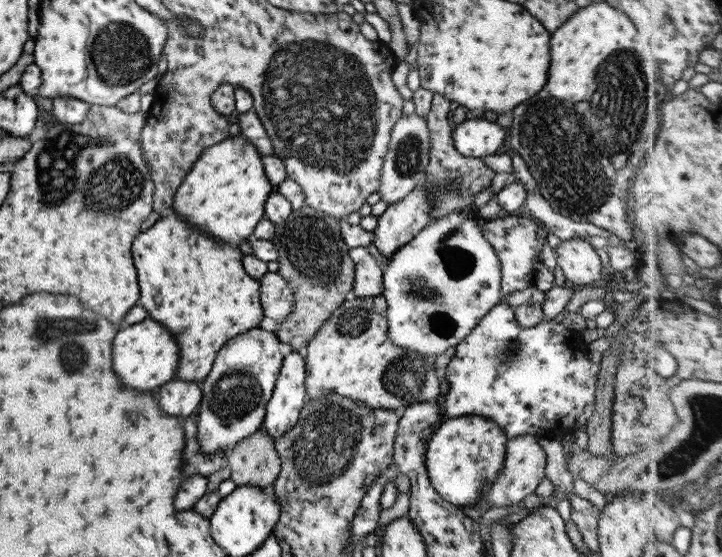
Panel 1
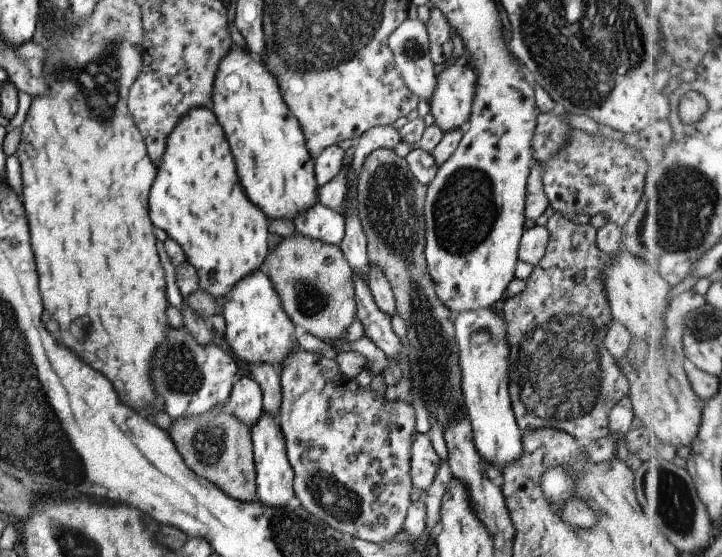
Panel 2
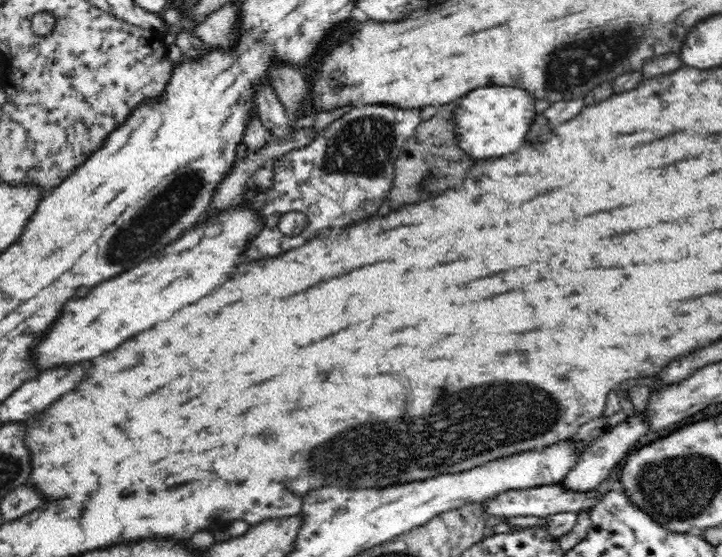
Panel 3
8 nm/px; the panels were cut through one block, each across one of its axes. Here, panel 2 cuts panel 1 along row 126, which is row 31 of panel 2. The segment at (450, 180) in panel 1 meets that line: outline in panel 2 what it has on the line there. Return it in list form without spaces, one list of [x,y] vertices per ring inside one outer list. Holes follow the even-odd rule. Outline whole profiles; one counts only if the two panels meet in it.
[[[429,8],[429,18],[424,23],[428,34],[428,54],[434,64],[443,64],[451,57],[452,42],[445,16],[437,8]]]

